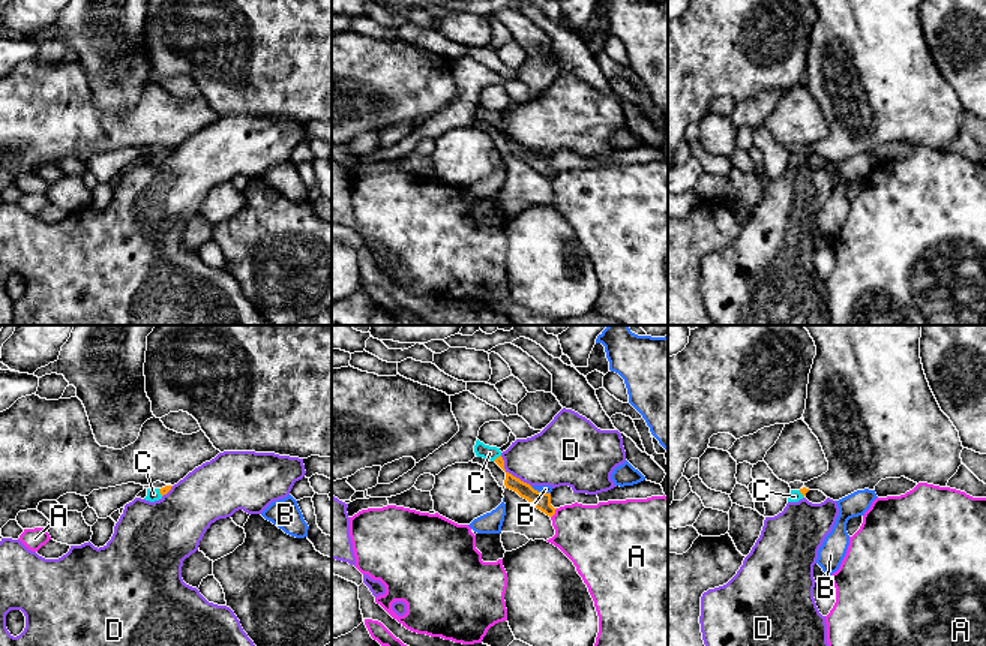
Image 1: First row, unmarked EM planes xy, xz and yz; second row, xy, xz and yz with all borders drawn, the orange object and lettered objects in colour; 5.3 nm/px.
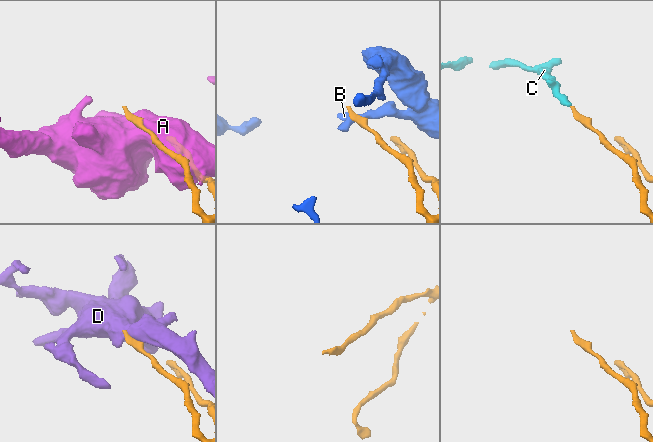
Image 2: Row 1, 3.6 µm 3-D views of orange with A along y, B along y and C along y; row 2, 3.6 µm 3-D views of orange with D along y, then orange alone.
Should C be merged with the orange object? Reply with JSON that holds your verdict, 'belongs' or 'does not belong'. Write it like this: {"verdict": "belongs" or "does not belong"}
{"verdict": "belongs"}

